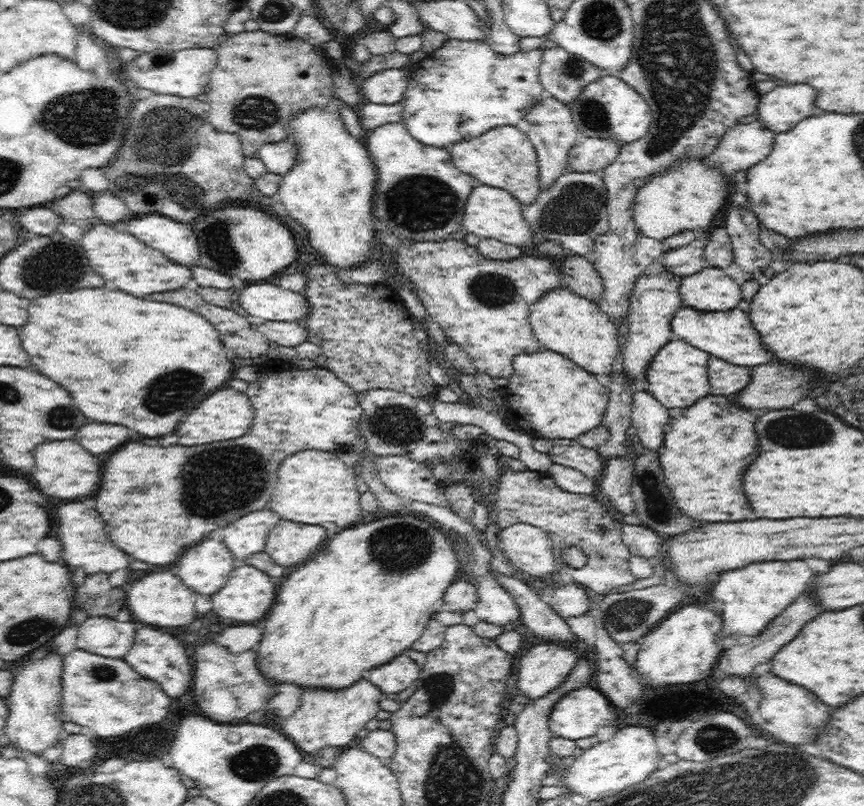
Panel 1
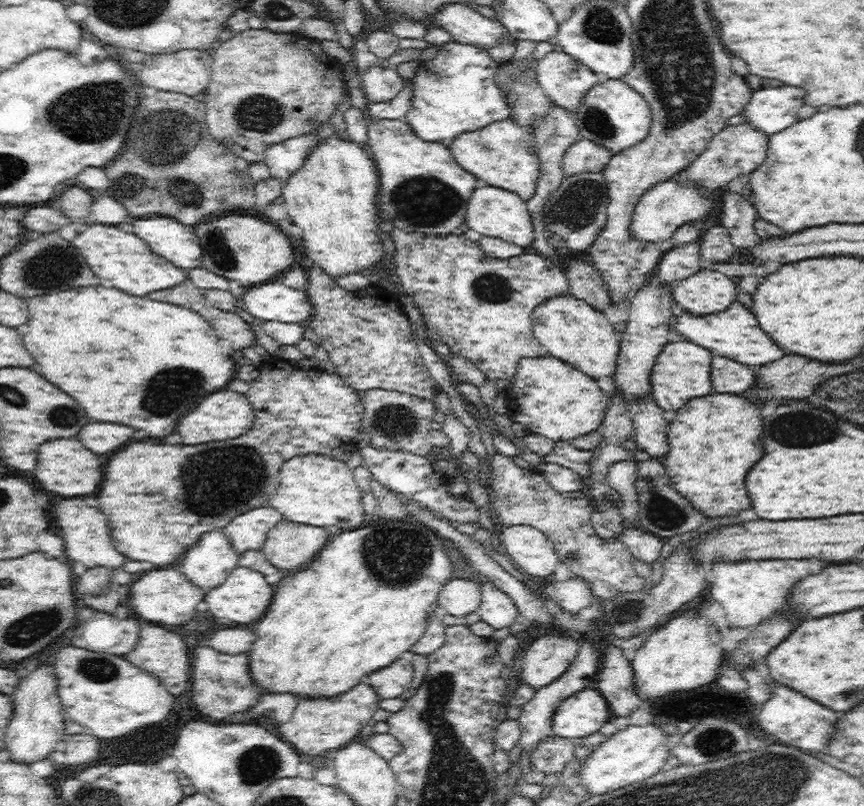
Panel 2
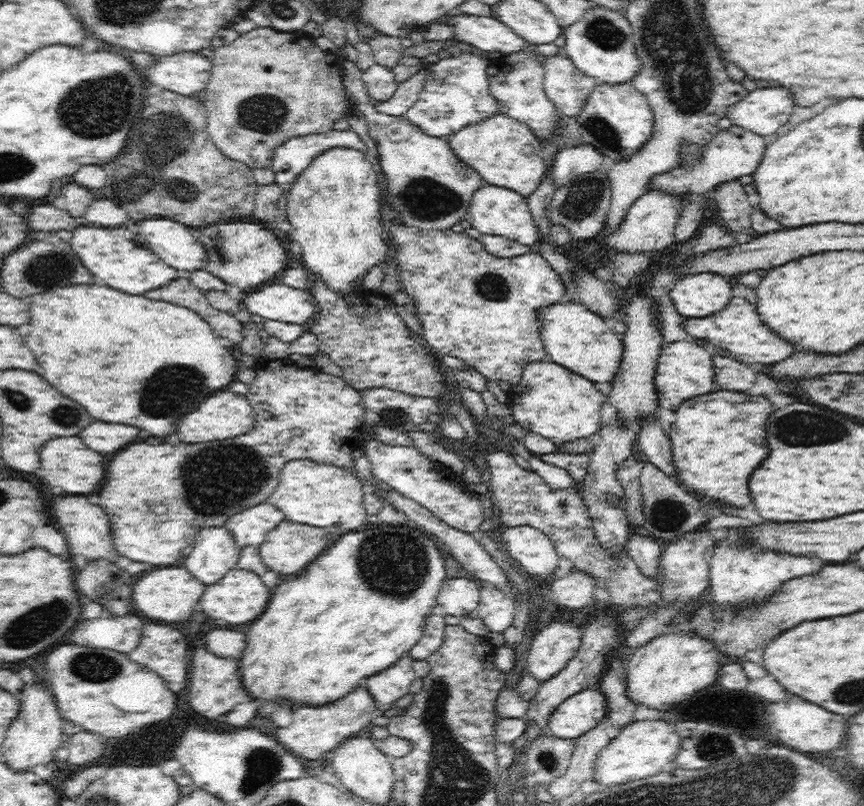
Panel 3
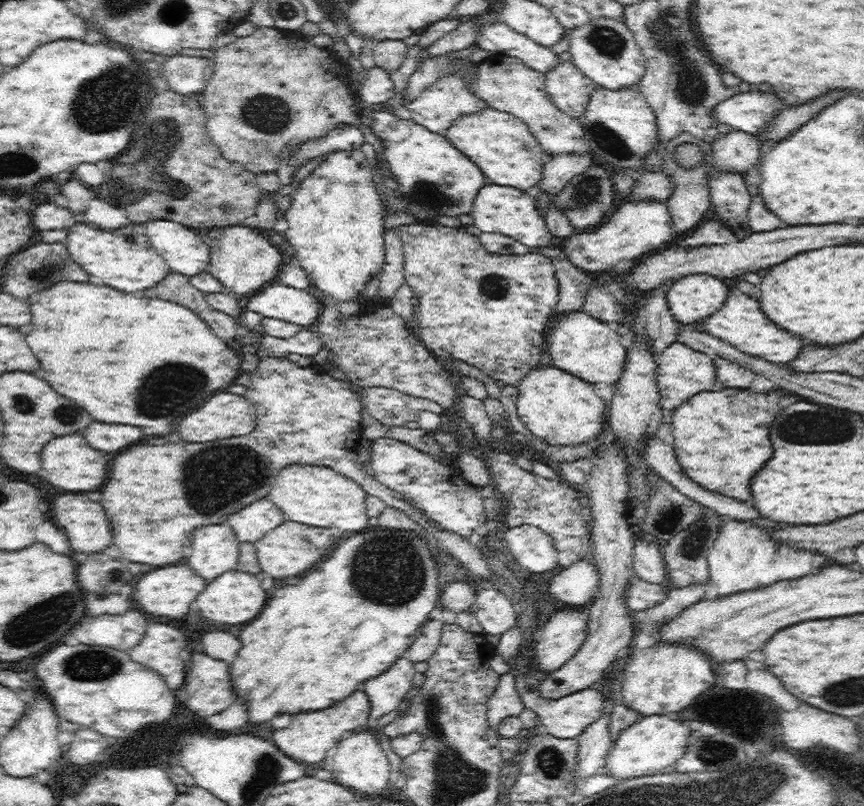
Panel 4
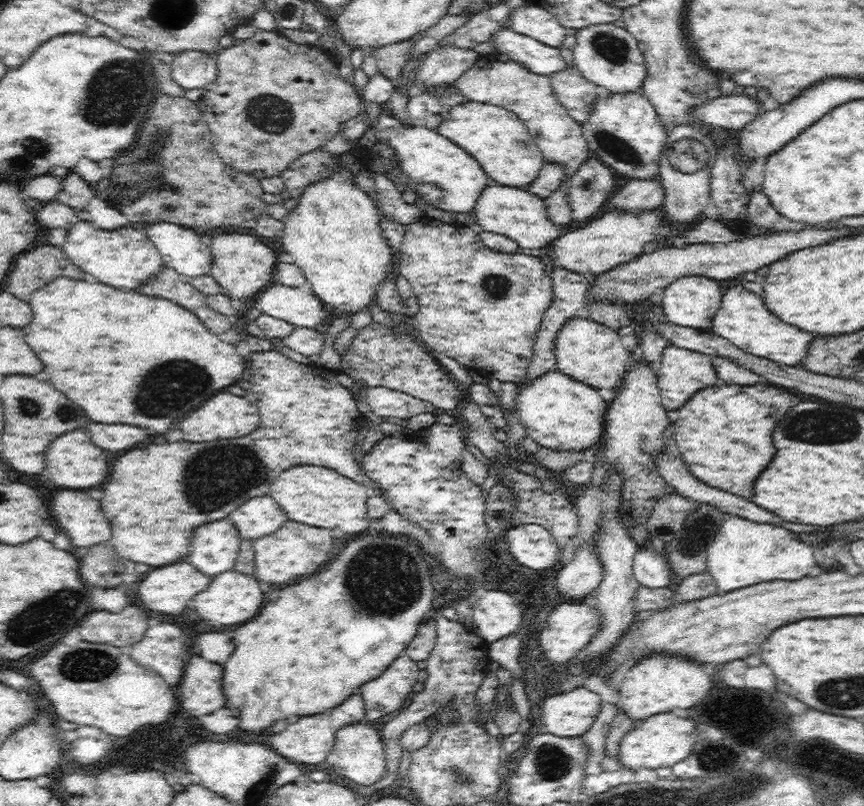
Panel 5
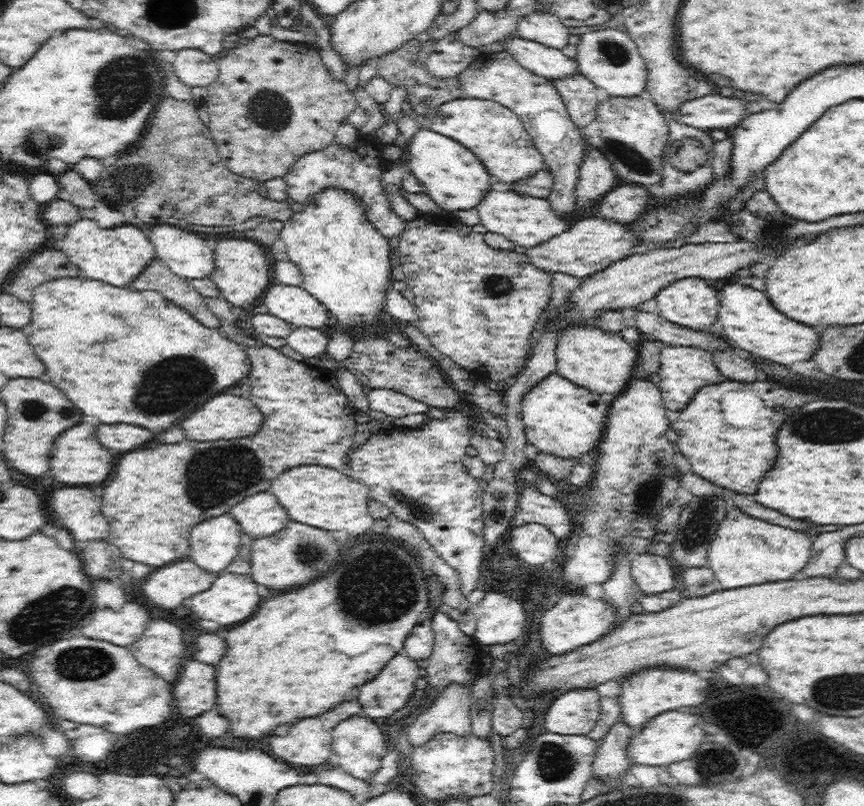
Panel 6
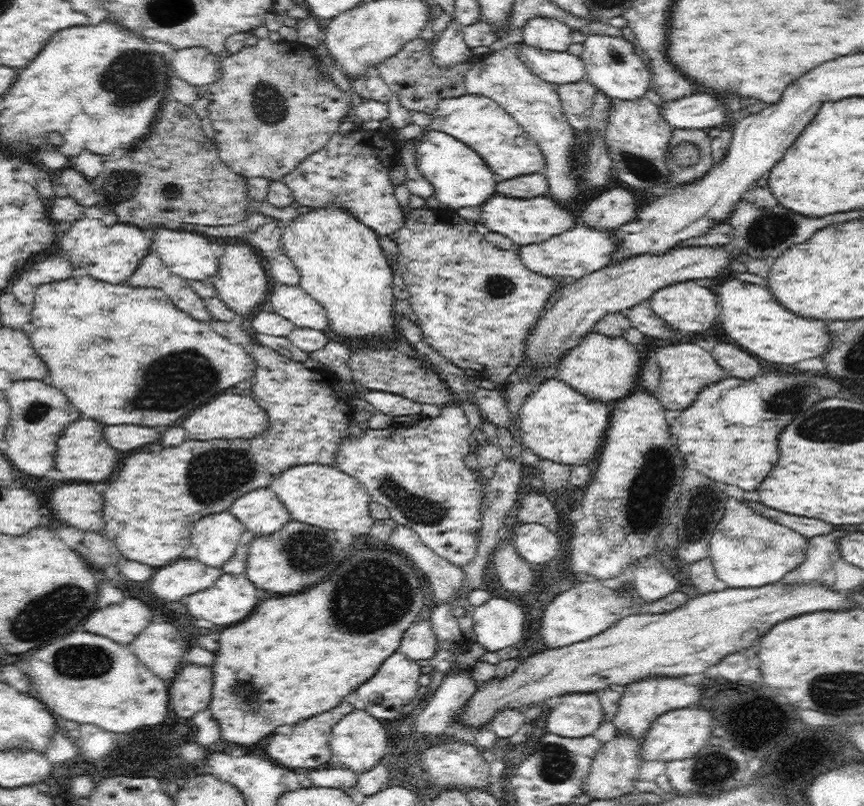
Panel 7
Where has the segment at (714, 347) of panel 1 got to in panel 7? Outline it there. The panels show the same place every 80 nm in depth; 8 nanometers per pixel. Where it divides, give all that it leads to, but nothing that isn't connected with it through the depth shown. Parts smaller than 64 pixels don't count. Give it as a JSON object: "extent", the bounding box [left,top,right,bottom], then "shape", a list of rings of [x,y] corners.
{"extent":[718,280,832,364],"shape":[[[730,280],[724,282],[722,286],[718,286],[718,296],[720,296],[719,318],[724,326],[724,330],[730,334],[730,338],[744,346],[748,352],[768,360],[780,364],[796,364],[814,356],[822,356],[828,352],[828,346],[832,344],[832,340],[828,338],[828,330],[826,330],[826,322],[818,322],[818,320],[808,320],[808,318],[800,318],[788,310],[784,310],[784,306],[780,306],[780,302],[776,301],[776,297],[772,296],[772,292],[768,292],[767,285],[761,286],[756,284],[746,284],[740,280]]]}

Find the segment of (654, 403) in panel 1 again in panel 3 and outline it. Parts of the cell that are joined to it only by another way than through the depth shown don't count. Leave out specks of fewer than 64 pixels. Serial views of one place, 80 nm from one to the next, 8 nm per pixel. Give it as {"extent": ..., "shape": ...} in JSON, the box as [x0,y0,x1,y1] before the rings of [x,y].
{"extent":[637,417,675,478],"shape":[[[656,417],[651,421],[642,419],[639,422],[637,436],[638,448],[645,460],[662,470],[668,477],[675,478],[675,468],[672,462],[671,438],[662,431],[662,424]]]}

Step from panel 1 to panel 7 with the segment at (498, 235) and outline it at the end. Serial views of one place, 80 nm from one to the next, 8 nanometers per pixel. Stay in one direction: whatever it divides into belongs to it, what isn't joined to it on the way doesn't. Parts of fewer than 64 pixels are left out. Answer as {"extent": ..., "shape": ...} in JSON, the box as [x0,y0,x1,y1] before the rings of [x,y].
{"extent":[480,193,578,247],"shape":[[[494,193],[480,207],[484,225],[492,232],[499,232],[508,236],[517,247],[547,241],[550,237],[572,230],[572,227],[575,227],[578,222],[578,218],[574,217],[571,209],[546,196],[523,199]]]}

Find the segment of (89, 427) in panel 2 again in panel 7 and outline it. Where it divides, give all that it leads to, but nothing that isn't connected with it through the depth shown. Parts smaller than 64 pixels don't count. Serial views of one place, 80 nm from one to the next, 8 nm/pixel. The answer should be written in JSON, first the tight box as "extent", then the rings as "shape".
{"extent":[104,426,160,450],"shape":[[[104,426],[106,440],[116,450],[134,450],[144,444],[152,444],[160,434],[148,426]]]}

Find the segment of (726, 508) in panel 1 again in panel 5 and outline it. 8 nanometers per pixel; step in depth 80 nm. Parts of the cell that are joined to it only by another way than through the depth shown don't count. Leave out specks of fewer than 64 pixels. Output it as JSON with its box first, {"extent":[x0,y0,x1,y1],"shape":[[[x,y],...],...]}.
{"extent":[674,386,800,498],"shape":[[[710,386],[700,392],[696,392],[686,404],[680,408],[680,422],[674,424],[676,438],[680,452],[684,456],[684,462],[688,464],[690,472],[706,482],[708,486],[752,498],[754,494],[754,482],[760,476],[760,472],[772,462],[776,446],[772,442],[772,432],[778,420],[790,410],[790,406],[800,402],[796,394],[786,388],[776,386]]]}

